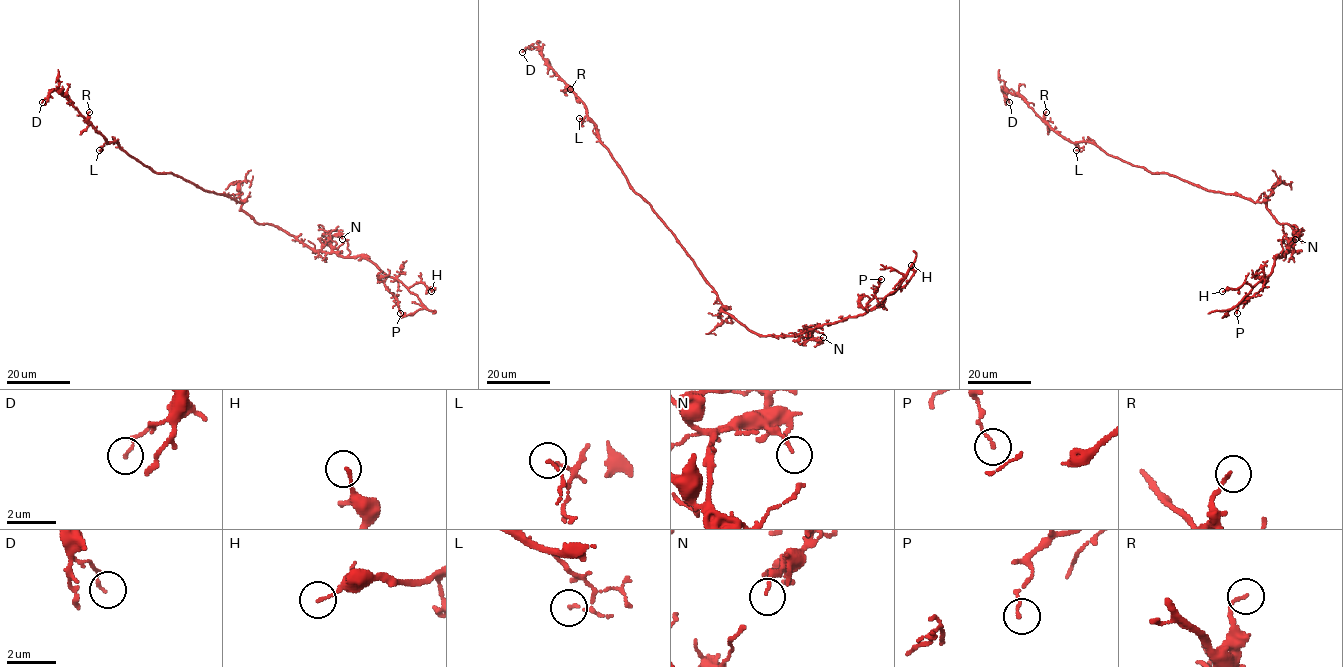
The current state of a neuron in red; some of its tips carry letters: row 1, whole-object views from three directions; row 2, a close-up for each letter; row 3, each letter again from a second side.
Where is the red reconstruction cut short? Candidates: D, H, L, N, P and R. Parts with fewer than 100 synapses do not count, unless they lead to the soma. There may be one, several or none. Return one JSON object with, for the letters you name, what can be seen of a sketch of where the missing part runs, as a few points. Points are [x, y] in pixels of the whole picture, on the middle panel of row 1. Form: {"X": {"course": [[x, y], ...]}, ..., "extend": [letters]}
{"extend": []}

